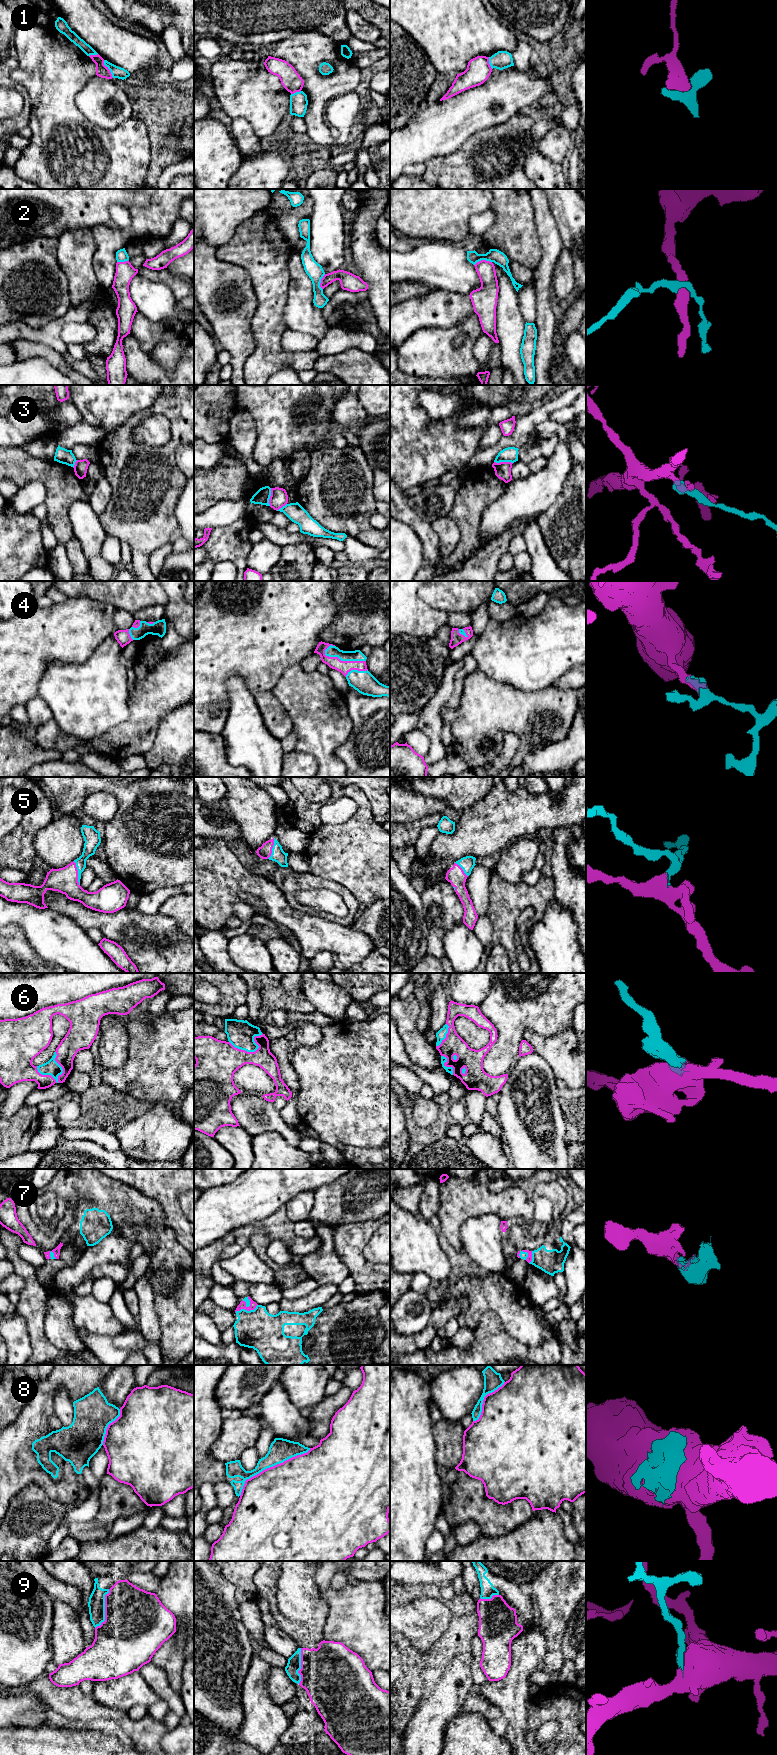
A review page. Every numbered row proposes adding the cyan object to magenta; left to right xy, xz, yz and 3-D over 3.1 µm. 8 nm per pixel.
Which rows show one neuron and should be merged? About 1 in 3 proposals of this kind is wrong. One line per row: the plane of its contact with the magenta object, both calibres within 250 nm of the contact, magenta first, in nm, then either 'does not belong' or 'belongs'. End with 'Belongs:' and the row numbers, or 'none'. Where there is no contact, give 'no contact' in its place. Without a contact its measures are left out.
1: contact in xy; calibres 100 and 100 nm; does not belong
2: contact in yz; calibres 150 and 110 nm; does not belong
3: contact in yz; calibres 130 and 120 nm; does not belong
4: contact in xz; calibres 100 and 100 nm; belongs
5: contact in xy; calibres 200 and 110 nm; belongs
6: contact in xy; calibres 190 and 120 nm; belongs
7: contact in xz; calibres 60 and 320 nm; belongs
8: contact in xz; calibres 500 and 190 nm; does not belong
9: contact in xy; calibres 480 and 140 nm; belongs
Belongs: 4, 5, 6, 7, 9

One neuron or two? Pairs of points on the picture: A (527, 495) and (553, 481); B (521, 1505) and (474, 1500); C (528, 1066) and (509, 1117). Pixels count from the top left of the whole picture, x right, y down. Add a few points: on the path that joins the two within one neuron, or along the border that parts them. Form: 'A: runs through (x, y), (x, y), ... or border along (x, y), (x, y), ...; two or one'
A: runs through (533, 495), (547, 484); one
B: runs through (509, 1511), (486, 1511); one
C: runs through (528, 1079), (528, 1096), (518, 1105); one

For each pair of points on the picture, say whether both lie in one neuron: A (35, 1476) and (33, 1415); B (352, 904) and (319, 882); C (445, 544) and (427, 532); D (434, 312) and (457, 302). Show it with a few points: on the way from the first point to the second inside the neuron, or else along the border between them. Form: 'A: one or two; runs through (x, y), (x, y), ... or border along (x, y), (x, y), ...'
A: one; runs through (25, 1461), (25, 1430)
B: one; runs through (345, 896), (335, 886), (327, 884)
C: two; border along (430, 524), (437, 535), (438, 553), (442, 557)
D: one; runs through (440, 309), (451, 308)

